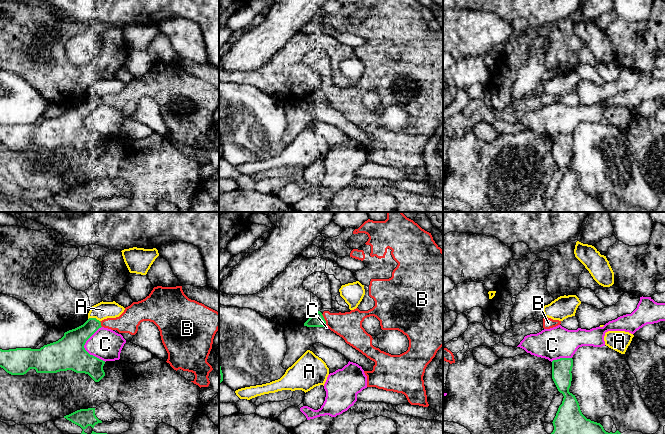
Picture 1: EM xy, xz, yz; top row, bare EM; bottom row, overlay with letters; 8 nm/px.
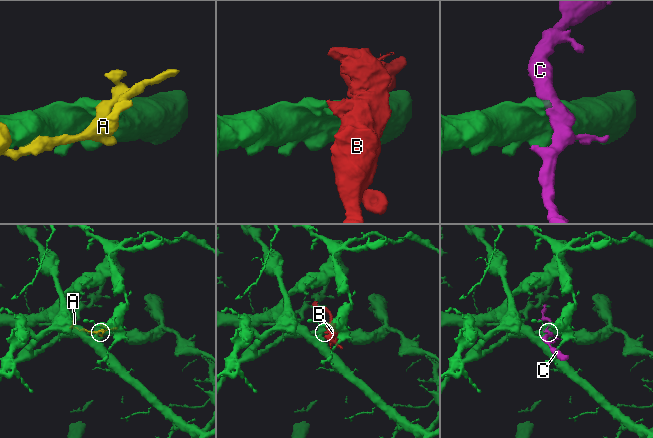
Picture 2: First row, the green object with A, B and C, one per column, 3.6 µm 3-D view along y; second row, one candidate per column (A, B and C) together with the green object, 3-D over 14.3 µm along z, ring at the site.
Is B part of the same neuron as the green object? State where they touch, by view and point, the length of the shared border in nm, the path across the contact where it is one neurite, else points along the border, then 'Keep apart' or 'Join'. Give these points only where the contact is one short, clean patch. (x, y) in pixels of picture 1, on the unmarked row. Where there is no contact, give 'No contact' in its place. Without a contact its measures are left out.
Touches green at xz (324, 96). Shared border 100 nm. Keep apart

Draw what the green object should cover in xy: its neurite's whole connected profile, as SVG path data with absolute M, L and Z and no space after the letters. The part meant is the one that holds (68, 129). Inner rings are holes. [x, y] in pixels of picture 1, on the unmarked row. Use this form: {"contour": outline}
{"contour": "M89 94L83 101L65 108L58 117L40 125L0 125L0 143L11 151L24 151L30 145L35 145L37 149L72 146L88 150L99 158L105 152L105 137L90 131L84 121L101 103L99 96Z"}

